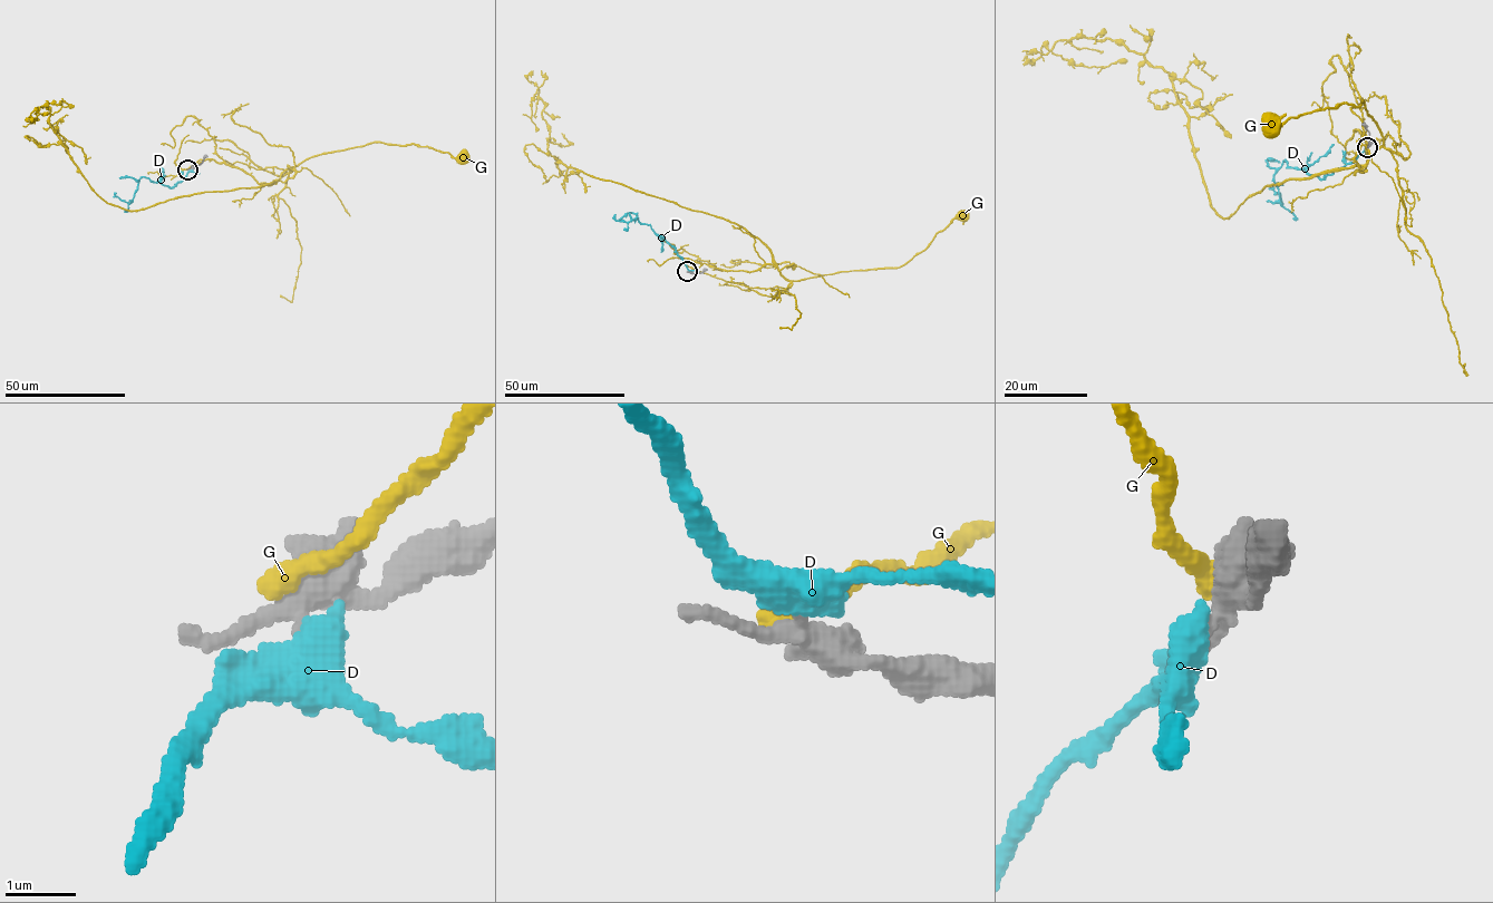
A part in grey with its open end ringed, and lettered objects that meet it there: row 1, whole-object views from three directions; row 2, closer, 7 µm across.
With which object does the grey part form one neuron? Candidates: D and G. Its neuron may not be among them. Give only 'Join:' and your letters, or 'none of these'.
Join: none of these

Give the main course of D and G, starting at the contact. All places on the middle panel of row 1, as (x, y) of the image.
D: (690, 272), (676, 250), (649, 224), (641, 224), (637, 216), (618, 221), (616, 214)
G: (690, 272), (704, 263), (748, 272), (772, 264), (785, 278), (800, 281), (840, 272), (899, 268), (962, 215)

